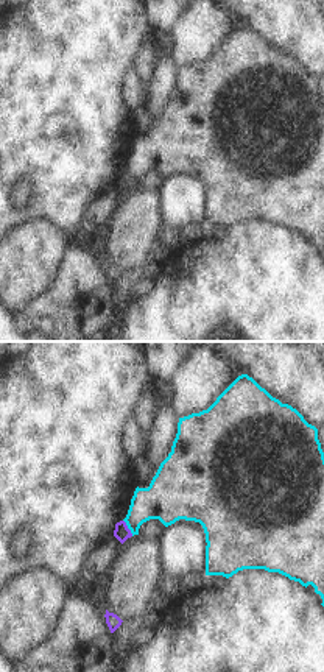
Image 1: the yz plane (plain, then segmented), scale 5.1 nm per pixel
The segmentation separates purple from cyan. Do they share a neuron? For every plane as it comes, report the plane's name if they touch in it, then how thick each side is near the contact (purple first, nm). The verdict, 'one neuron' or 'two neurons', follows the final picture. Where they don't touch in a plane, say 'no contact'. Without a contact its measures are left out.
contact in yz; calibres 80 and 220 nm

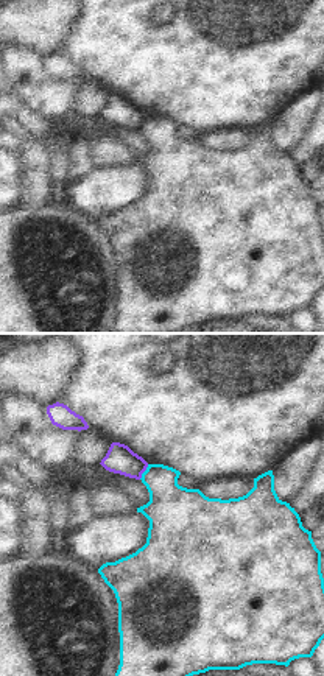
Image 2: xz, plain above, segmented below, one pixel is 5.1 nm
contact in xz; calibres 150 and 260 nm

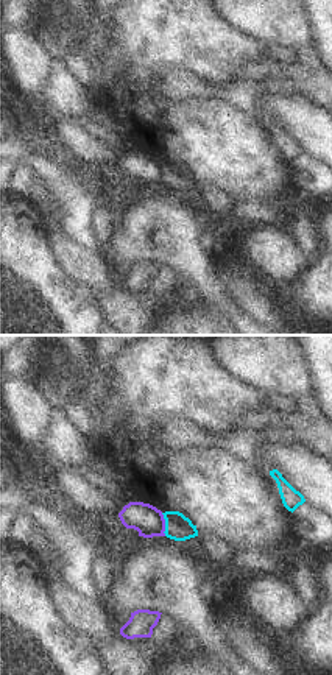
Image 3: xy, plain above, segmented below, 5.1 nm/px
contact in xy; calibres 160 and 140 nm

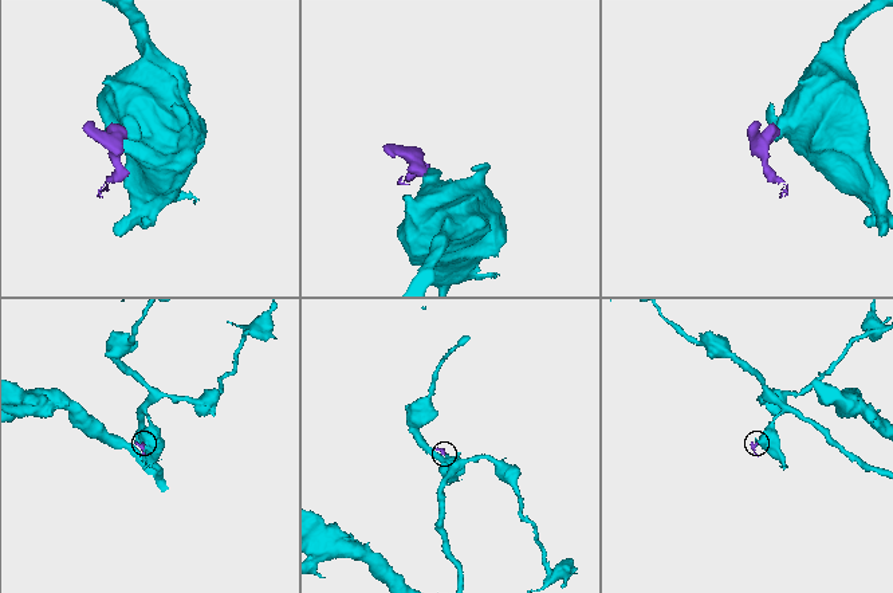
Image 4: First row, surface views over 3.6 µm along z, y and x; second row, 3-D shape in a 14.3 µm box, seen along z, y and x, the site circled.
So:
two neurons

